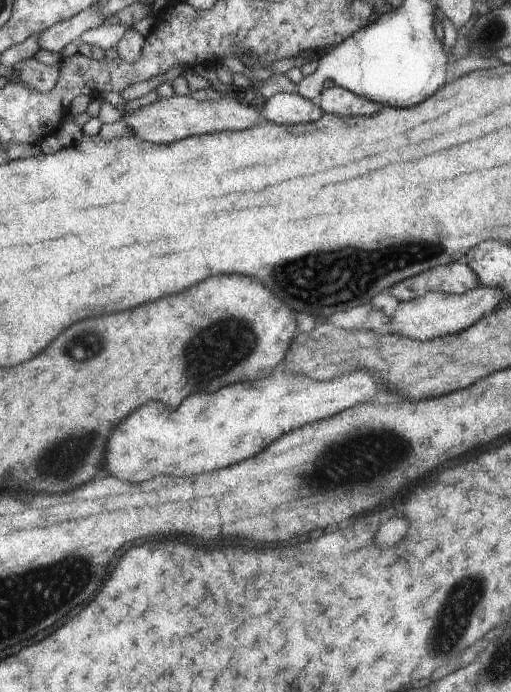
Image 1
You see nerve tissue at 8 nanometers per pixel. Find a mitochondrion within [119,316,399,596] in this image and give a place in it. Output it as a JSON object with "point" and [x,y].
{"point":[219,348]}

